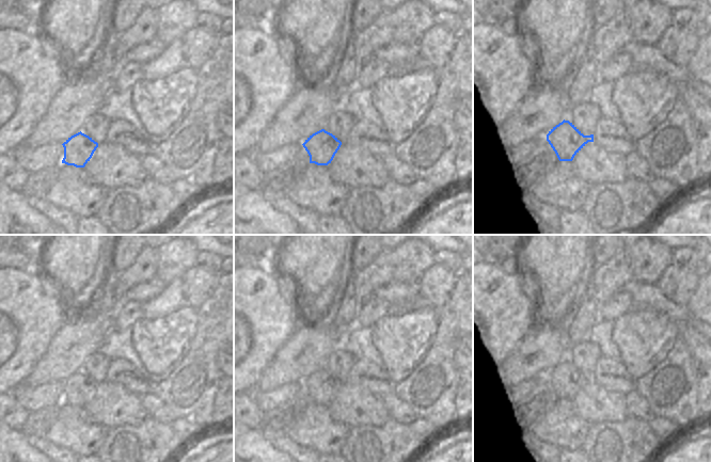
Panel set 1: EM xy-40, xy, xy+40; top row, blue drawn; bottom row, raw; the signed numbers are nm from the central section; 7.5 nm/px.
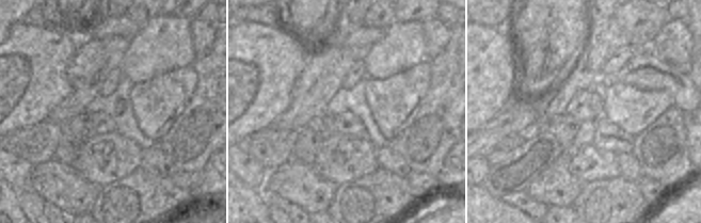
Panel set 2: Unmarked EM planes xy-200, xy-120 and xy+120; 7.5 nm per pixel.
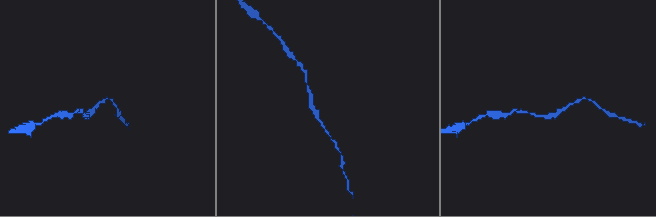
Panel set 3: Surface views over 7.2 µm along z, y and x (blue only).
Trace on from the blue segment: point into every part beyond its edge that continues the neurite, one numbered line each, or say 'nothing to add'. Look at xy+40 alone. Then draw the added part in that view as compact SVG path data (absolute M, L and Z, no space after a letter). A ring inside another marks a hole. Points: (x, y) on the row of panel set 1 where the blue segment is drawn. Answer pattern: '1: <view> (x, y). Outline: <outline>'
nothing to add

